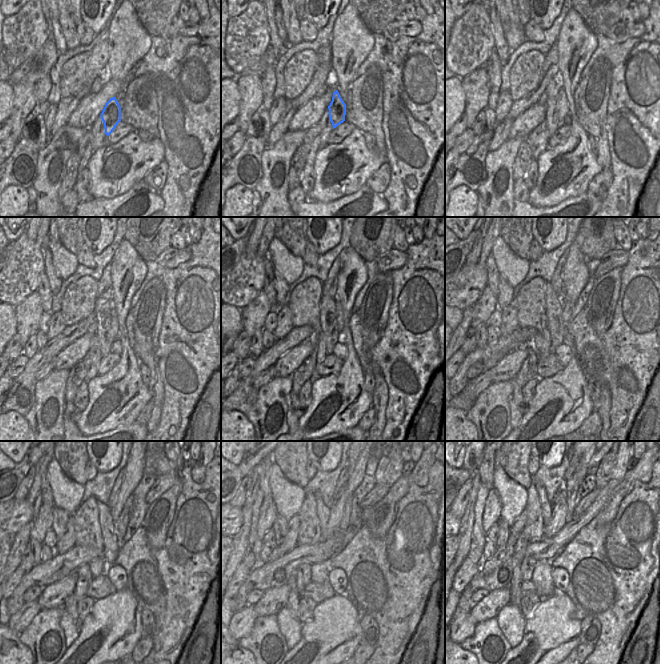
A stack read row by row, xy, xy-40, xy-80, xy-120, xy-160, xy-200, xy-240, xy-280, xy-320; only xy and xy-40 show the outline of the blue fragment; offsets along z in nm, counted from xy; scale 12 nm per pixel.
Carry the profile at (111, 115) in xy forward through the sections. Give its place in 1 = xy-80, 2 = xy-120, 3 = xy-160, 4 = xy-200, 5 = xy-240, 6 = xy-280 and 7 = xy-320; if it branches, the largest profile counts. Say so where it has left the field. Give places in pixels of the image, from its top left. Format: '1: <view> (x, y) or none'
1: xy-80 (562, 109)
2: xy-120 (113, 314)
3: xy-160 (339, 313)
4: xy-200 (566, 306)
5: xy-240 (120, 525)
6: xy-280 (345, 522)
7: xy-320 (572, 486)

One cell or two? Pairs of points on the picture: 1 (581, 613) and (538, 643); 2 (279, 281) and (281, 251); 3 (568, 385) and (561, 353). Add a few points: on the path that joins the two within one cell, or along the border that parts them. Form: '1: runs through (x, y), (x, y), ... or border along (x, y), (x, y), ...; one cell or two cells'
1: border along (566, 595), (575, 606), (570, 616), (581, 620); two cells
2: border along (274, 268), (289, 284); two cells
3: border along (573, 355), (564, 367); two cells

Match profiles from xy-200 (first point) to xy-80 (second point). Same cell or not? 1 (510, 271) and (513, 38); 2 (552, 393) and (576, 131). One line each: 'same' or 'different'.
1: same
2: same

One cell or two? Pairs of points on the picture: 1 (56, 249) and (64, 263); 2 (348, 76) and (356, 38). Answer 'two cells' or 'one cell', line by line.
1: one cell
2: one cell

